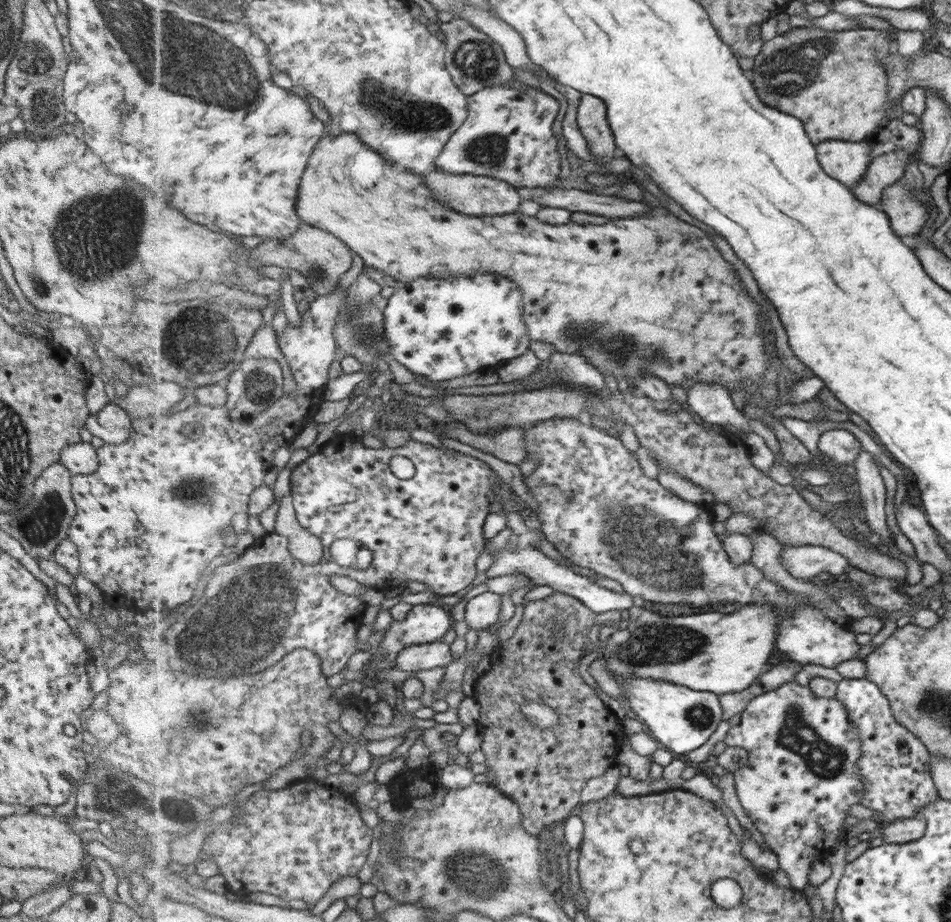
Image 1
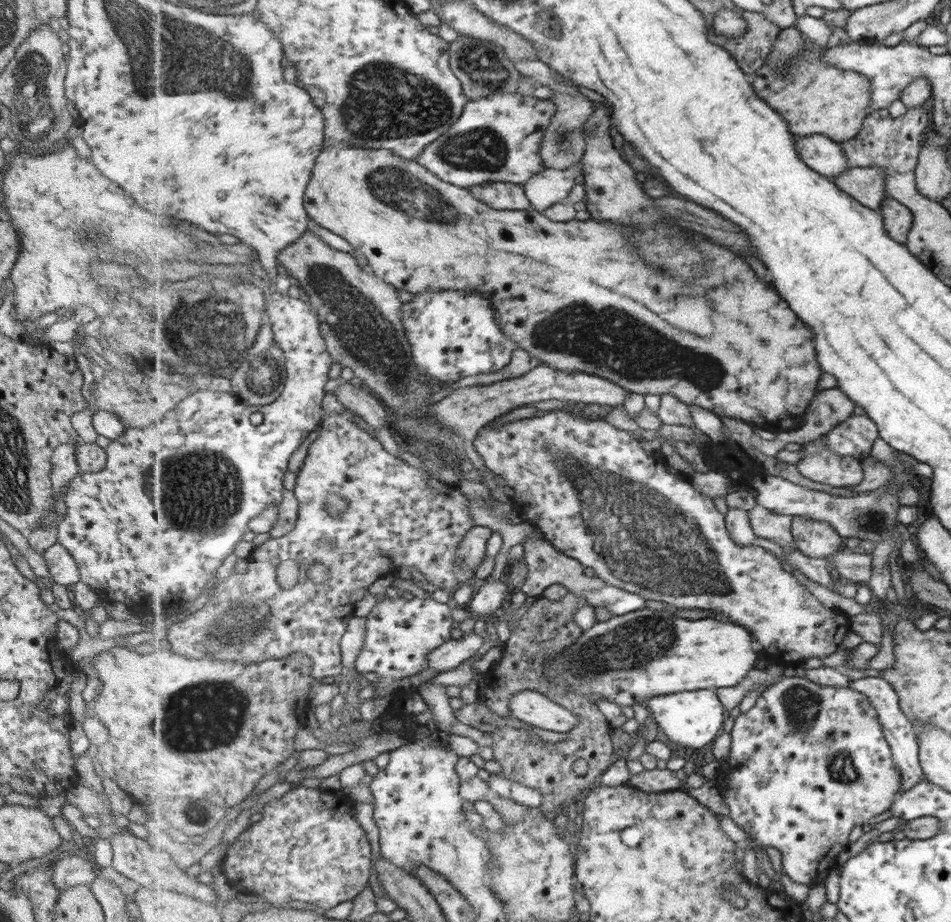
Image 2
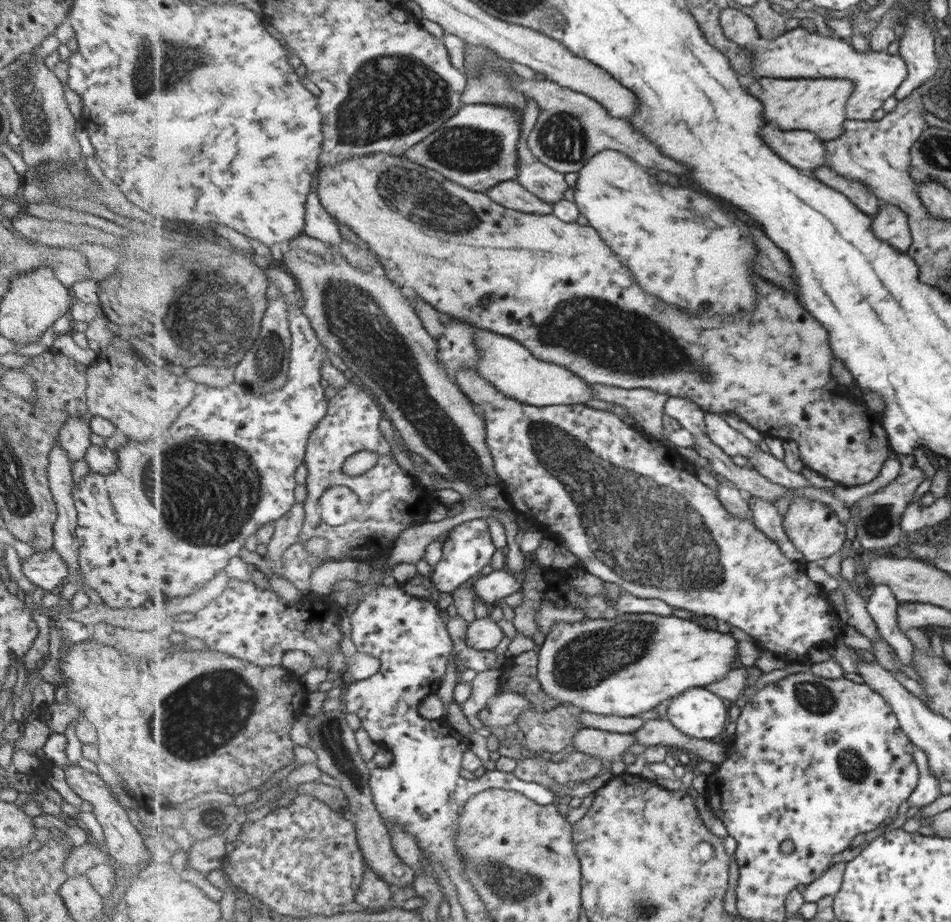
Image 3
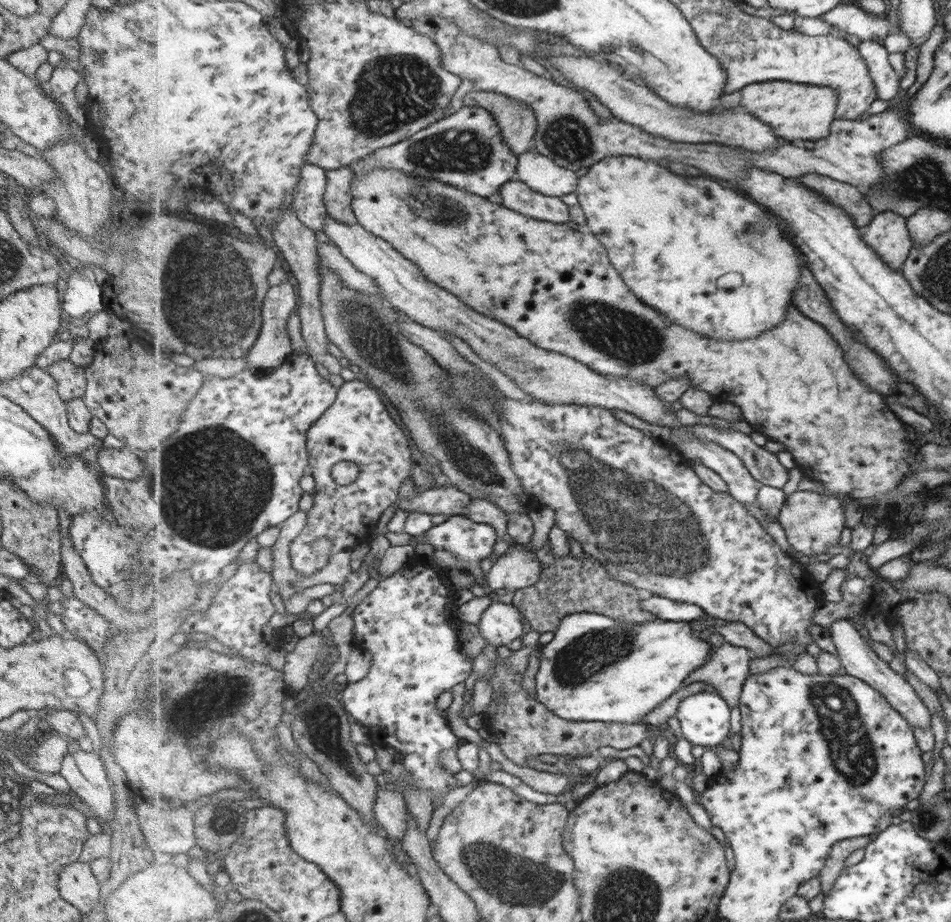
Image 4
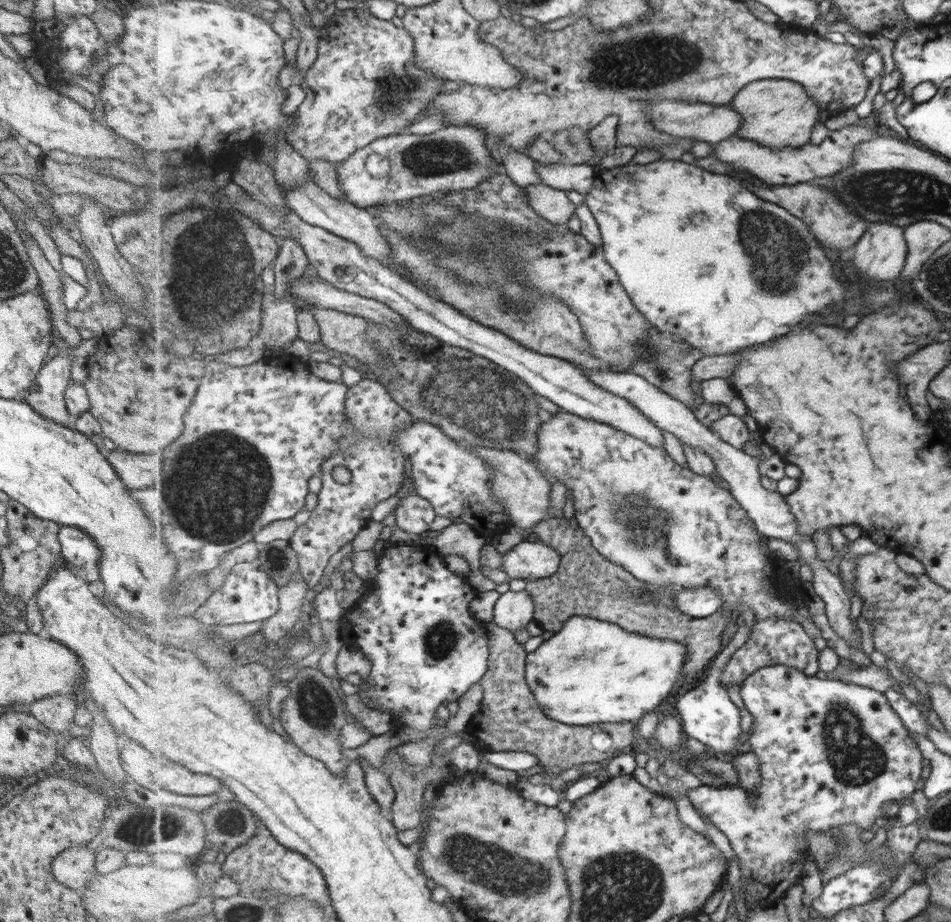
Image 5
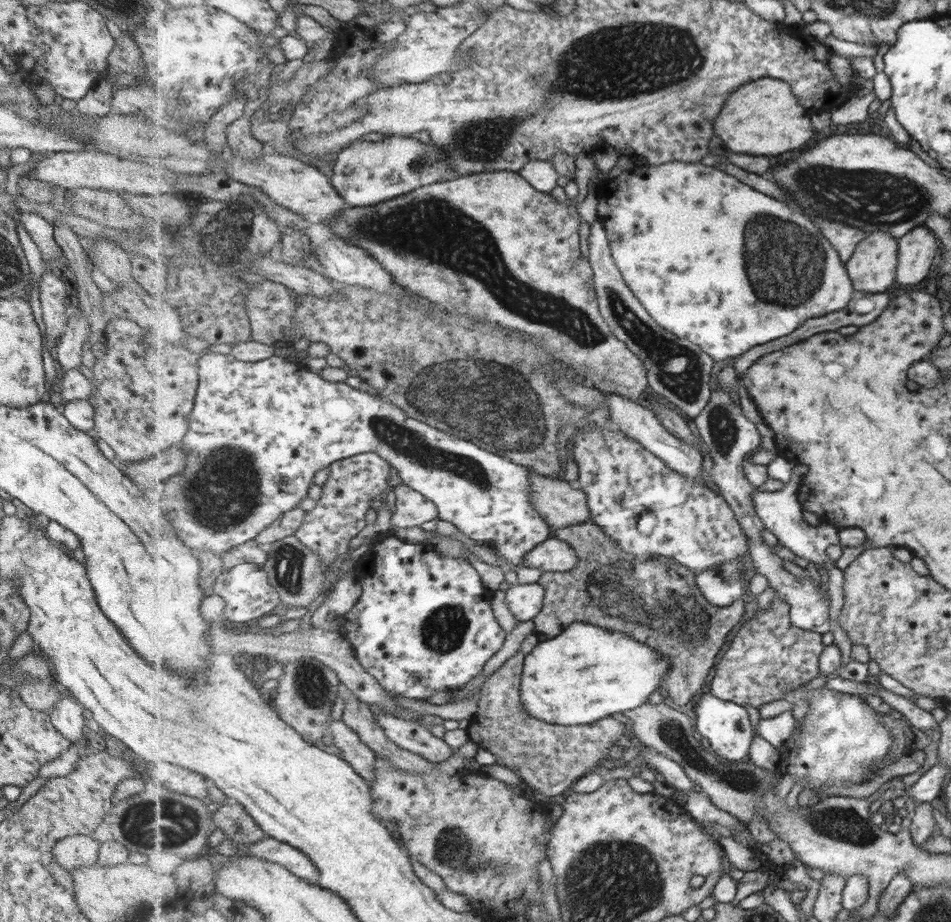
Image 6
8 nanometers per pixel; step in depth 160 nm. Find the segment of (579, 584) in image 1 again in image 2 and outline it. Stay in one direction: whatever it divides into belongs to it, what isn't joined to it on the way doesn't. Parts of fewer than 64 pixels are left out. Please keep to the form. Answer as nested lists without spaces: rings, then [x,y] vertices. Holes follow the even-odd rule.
[[[605,585],[602,589],[587,591],[584,602],[589,606],[604,606],[613,616],[623,616],[647,606],[646,597],[623,590],[618,586]]]

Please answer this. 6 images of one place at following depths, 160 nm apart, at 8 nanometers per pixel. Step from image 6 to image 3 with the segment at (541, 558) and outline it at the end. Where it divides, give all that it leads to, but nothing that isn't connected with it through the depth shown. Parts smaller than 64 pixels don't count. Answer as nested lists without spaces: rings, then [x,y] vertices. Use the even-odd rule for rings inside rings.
[[[509,570],[493,571],[486,576],[479,576],[475,582],[475,594],[482,602],[498,603],[503,598],[519,592],[523,588],[522,575],[510,574]]]

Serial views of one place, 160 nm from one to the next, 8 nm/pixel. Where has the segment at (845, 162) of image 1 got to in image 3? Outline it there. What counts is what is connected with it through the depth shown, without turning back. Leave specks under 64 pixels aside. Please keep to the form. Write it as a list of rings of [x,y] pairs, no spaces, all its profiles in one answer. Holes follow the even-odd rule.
[[[765,126],[763,136],[771,148],[779,150],[779,154],[798,169],[812,171],[825,164],[823,141],[813,131],[789,132]]]

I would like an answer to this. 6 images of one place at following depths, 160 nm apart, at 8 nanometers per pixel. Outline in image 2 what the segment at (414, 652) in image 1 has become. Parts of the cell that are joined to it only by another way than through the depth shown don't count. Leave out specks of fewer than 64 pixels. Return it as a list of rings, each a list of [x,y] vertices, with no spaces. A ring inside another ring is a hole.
[[[474,631],[460,639],[451,639],[428,654],[428,666],[442,672],[455,670],[467,658],[475,656],[484,641],[484,638]]]

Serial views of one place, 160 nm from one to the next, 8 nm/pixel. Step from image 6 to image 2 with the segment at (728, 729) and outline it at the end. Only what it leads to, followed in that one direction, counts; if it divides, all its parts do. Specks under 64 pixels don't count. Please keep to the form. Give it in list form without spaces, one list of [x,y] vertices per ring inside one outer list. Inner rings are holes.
[[[716,689],[689,690],[675,694],[653,697],[646,703],[652,710],[654,720],[662,729],[669,740],[680,744],[680,749],[686,747],[703,748],[713,743],[716,737],[722,733],[722,725],[725,722],[727,711],[721,702]]]

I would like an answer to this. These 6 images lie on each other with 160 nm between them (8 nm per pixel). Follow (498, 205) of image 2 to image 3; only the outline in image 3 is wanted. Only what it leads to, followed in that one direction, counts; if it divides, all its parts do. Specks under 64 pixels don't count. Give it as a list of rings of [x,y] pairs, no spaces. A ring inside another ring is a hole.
[[[515,180],[502,182],[487,193],[495,202],[511,210],[540,215],[551,215],[553,212],[553,204],[539,200],[532,191]]]

